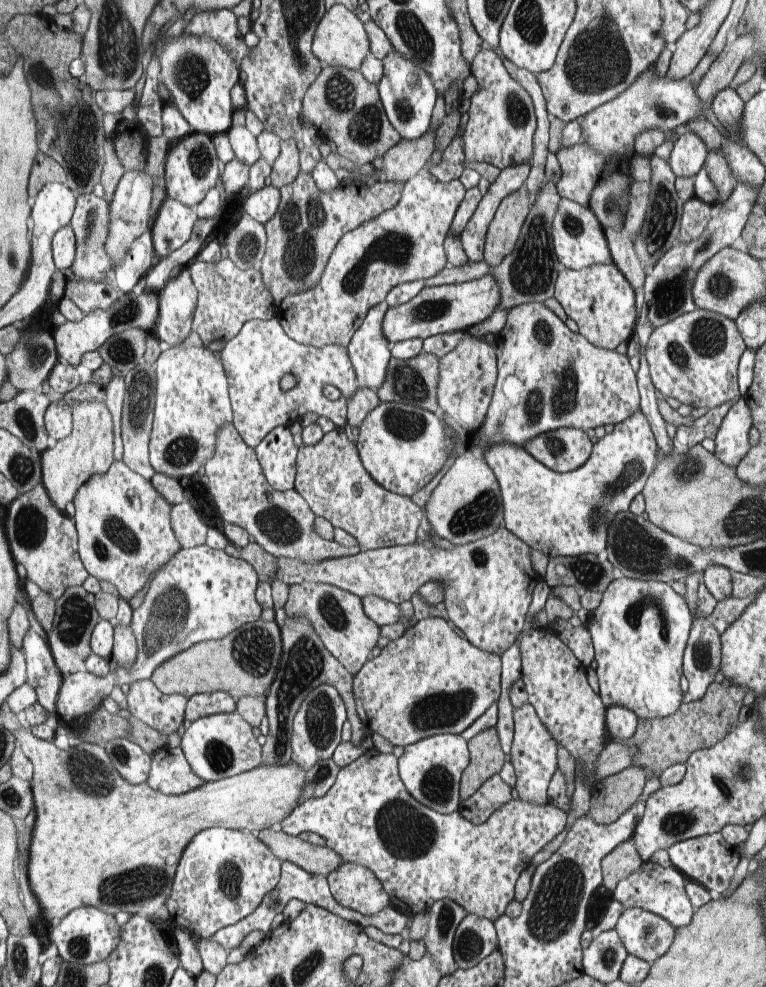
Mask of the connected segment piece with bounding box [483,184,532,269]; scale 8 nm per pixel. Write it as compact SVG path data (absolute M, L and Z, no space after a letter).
M526 184L516 192L508 194L500 203L494 218L490 221L484 245L484 258L492 269L499 266L515 250L523 224L532 207Z

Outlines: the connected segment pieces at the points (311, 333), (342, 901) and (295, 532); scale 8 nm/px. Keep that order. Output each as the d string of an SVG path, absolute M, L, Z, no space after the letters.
M414 175L404 183L403 195L394 208L348 231L339 240L316 287L288 295L279 304L276 317L287 335L306 346L347 348L368 311L385 300L394 286L426 280L444 270L446 238L465 195L460 179L434 182Z
M345 862L327 876L331 892L340 906L364 916L374 916L388 908L391 897L370 868Z
M228 422L228 424L224 424L223 428L220 428L219 436L216 436L214 456L204 466L204 472L208 477L208 492L216 505L220 518L224 522L230 522L247 530L249 536L252 536L268 554L276 558L286 557L304 560L304 562L322 562L322 560L355 555L361 551L361 547L344 547L336 541L324 540L314 528L314 520L316 520L314 512L308 503L303 501L300 493L295 488L278 491L268 484L255 449L250 448L242 440L233 422Z

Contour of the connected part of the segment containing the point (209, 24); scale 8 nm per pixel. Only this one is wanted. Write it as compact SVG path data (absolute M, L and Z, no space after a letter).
M222 8L197 13L182 31L184 36L208 36L216 40L234 58L236 66L240 66L242 60L250 54L250 48L246 46L244 36L238 30L238 18L232 10Z

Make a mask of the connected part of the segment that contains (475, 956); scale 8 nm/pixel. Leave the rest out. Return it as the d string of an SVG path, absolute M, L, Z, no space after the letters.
M467 914L455 930L452 950L460 969L482 963L497 948L498 932L495 923L488 918Z

